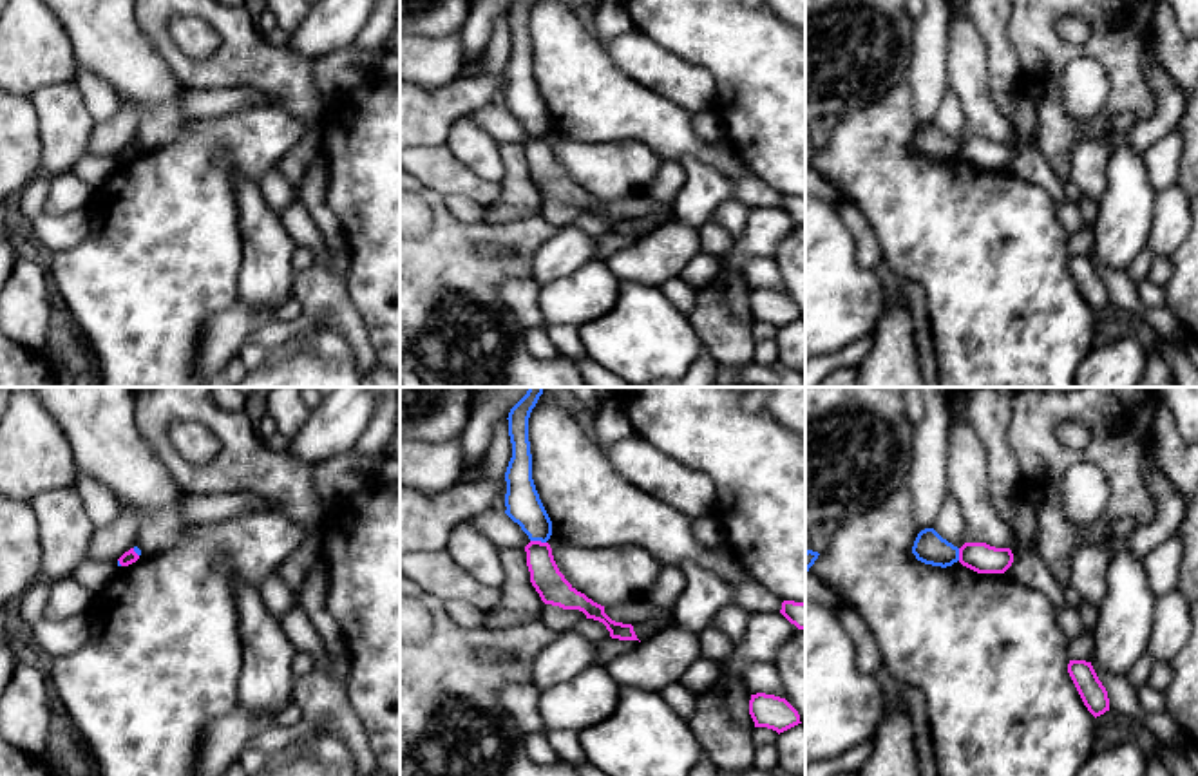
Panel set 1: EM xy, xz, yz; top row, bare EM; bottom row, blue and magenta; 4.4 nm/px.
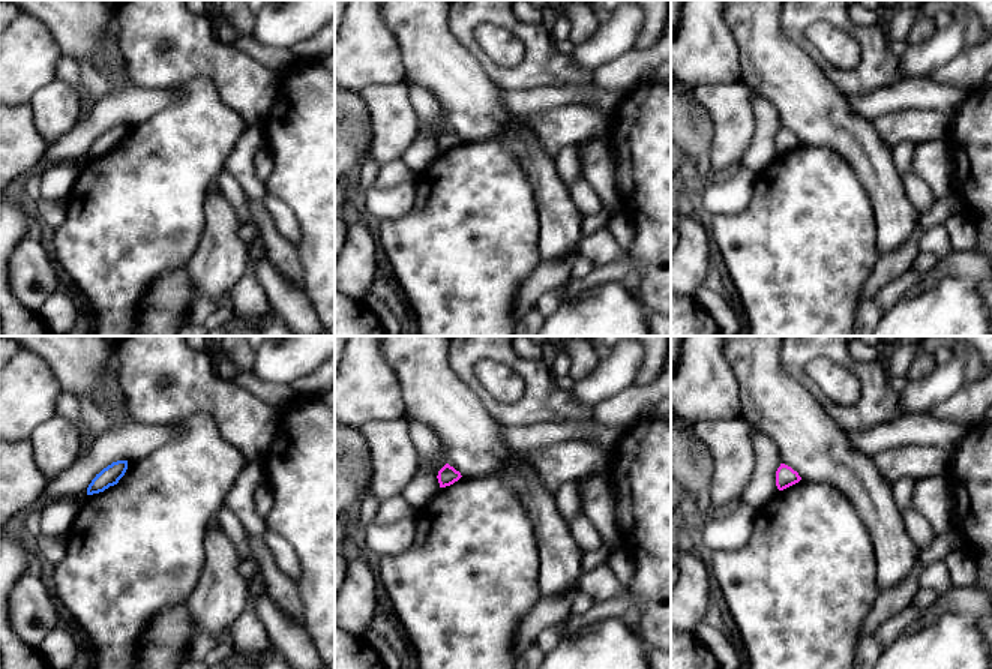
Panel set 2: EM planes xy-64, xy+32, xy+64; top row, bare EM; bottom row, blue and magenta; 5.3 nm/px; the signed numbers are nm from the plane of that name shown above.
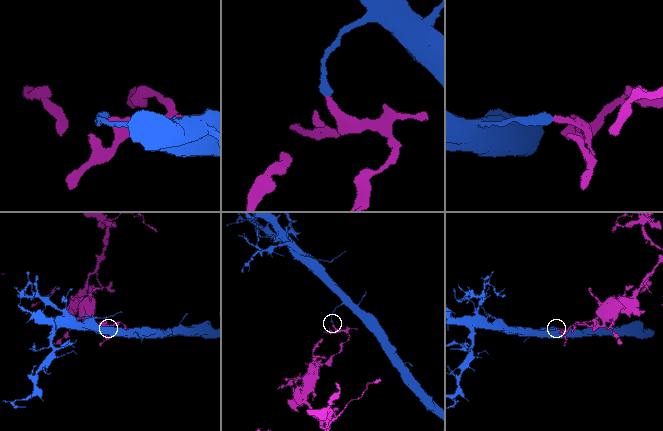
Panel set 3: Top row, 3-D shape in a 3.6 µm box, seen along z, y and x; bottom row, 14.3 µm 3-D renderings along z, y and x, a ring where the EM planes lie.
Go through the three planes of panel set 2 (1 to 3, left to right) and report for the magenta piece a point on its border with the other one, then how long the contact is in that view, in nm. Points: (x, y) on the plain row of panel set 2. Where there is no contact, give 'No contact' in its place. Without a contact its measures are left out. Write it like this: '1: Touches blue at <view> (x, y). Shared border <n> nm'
1: No contact
2: No contact
3: No contact

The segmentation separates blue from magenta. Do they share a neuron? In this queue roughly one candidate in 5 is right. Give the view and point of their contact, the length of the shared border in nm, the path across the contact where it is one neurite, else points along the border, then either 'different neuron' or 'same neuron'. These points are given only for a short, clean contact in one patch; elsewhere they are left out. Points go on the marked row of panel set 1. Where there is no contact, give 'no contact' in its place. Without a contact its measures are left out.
xz (538, 539) | 70 nm | different neuron

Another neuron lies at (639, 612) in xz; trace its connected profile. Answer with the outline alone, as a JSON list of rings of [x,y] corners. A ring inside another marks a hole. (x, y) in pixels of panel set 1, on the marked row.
[[[639,601],[639,602],[624,602],[617,606],[604,606],[604,613],[623,624],[641,624],[648,620],[655,620],[664,608],[650,602],[650,601]]]

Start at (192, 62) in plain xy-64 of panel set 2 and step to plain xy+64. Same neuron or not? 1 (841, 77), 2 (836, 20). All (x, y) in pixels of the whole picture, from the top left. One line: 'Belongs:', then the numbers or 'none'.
Belongs: 1, 2

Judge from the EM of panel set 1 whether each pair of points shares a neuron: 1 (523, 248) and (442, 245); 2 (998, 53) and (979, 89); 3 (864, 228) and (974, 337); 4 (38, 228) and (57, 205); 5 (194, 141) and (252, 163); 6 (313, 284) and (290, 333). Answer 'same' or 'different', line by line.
1: same
2: different
3: different
4: different
5: same
6: different

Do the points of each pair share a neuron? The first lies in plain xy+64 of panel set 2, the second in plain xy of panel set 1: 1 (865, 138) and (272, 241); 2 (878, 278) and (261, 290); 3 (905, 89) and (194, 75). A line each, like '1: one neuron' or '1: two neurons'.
1: one neuron
2: two neurons
3: two neurons

